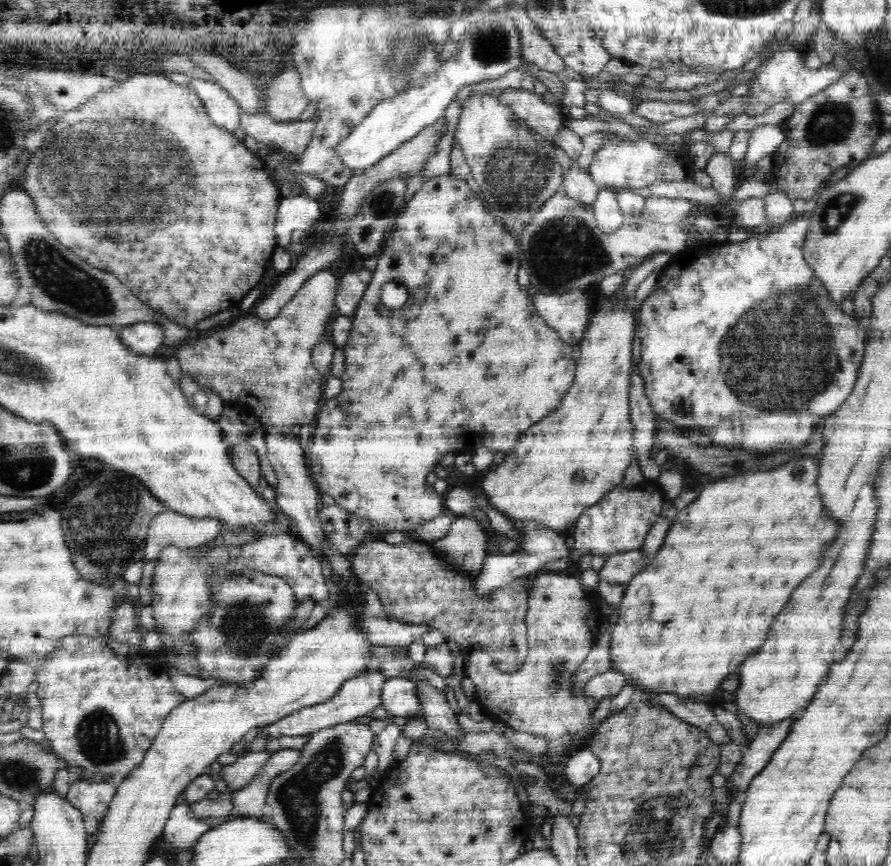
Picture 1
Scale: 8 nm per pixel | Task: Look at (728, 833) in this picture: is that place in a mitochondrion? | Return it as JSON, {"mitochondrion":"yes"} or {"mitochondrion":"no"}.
{"mitochondrion":"no"}

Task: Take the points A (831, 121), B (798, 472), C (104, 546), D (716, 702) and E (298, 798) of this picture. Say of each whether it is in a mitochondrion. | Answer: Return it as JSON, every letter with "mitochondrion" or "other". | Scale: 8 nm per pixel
{"A":"mitochondrion","B":"other","C":"mitochondrion","D":"other","E":"mitochondrion"}

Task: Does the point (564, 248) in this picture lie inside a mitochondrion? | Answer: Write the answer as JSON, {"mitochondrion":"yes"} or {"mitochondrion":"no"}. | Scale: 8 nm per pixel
{"mitochondrion":"yes"}

